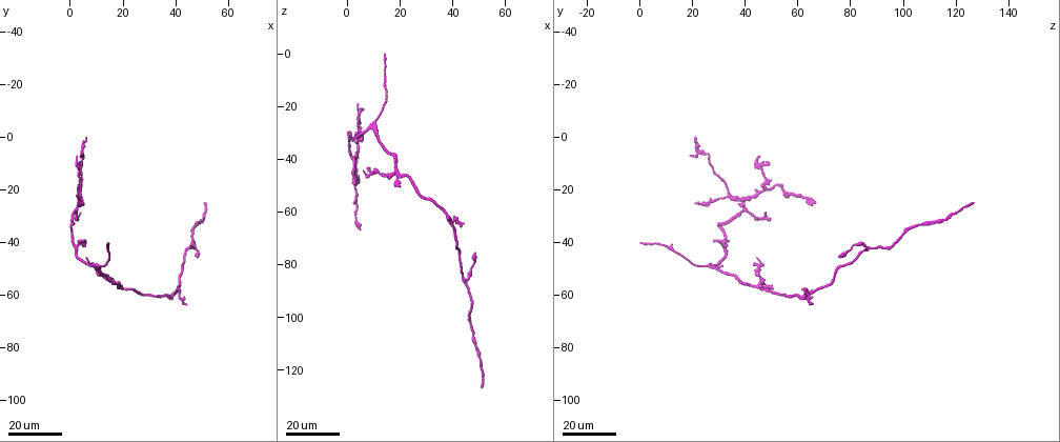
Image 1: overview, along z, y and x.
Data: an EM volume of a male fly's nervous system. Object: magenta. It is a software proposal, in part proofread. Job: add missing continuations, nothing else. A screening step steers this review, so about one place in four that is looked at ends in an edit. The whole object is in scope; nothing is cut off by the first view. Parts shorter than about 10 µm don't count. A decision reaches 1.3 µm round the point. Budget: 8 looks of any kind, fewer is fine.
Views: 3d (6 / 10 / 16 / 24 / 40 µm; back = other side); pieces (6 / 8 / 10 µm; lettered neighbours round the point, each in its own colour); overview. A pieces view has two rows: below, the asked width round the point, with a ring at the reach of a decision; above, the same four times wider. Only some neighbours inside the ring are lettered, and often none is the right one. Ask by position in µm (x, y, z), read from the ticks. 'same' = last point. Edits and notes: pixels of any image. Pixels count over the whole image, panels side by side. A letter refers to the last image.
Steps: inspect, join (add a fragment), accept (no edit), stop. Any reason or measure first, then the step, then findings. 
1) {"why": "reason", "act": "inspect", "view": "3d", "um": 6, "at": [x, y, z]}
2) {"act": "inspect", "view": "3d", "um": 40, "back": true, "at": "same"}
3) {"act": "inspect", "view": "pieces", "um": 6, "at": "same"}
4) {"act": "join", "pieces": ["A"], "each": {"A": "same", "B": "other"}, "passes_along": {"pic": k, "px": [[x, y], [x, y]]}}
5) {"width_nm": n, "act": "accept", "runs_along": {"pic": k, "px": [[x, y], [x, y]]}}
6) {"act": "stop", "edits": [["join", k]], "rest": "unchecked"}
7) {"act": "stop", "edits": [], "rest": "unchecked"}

{"why": "end of a long branch", "act": "inspect", "view": "3d", "um": 24, "at": [15, 40, 0]}

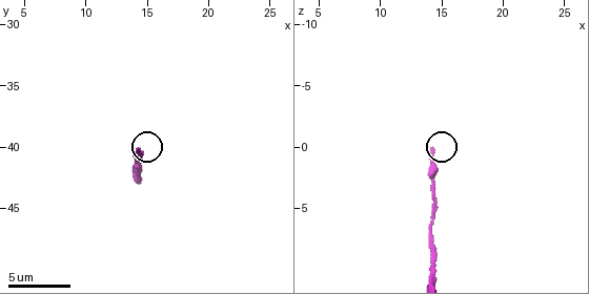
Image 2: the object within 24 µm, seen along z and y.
{"why": "see the neighbours", "act": "inspect", "view": "pieces", "um": 10, "at": [14.2, 40.2, 0.2]}

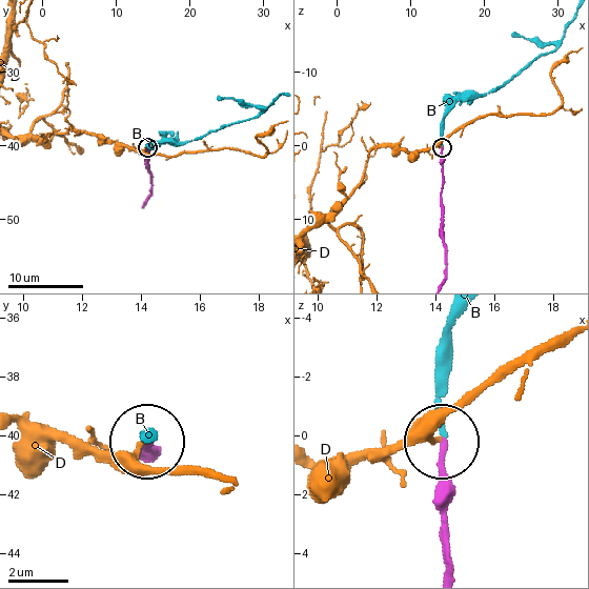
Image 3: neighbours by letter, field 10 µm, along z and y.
{"width_nm": 170, "act": "join", "pieces": ["B"], "each": {"B": "same", "D": "other"}, "passes_along": {"pic": 3, "px": [[442, 166], [446, 113], [458, 102], [495, 90], [523, 69]]}, "found": "it goes on there"}

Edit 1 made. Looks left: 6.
{"act": "inspect", "view": "3d", "um": 24, "at": [5, 40, 28]}

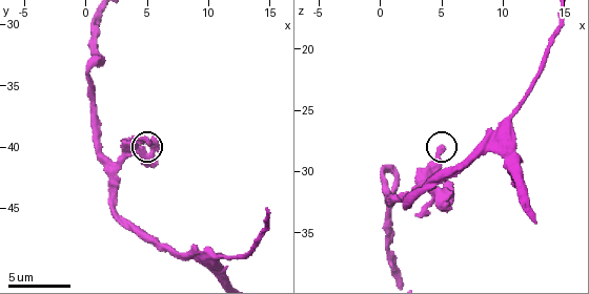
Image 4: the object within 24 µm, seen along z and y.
{"why": "see the neighbours", "act": "inspect", "view": "pieces", "um": 8, "at": [5.0, 39.6, 28.2]}

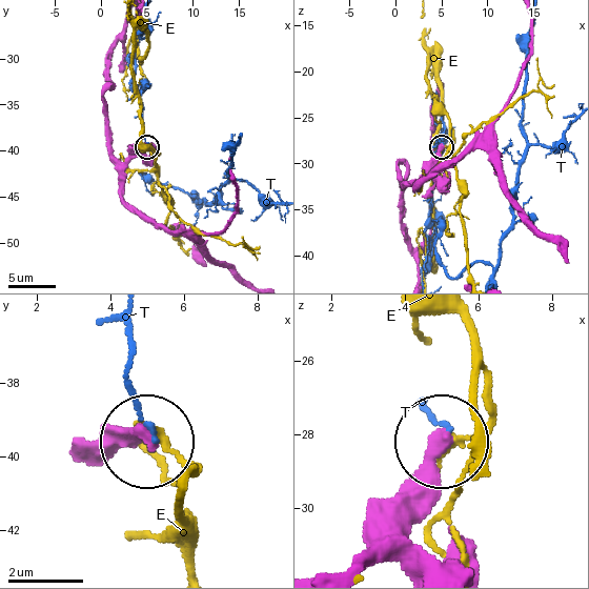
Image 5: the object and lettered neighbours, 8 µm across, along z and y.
{"act": "accept", "each": {"E": "other", "T": "other"}, "found": "no lettered fragment goes on from it"}

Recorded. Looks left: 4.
{"why": "free end", "act": "inspect", "view": "3d", "um": 24, "at": [3, 8, 19]}

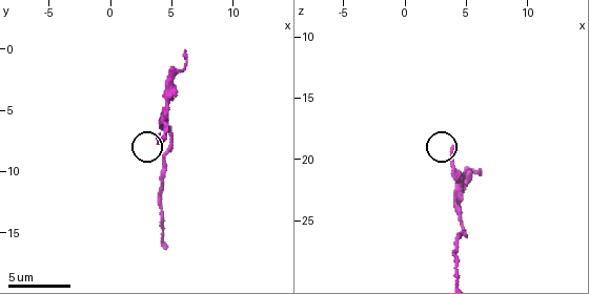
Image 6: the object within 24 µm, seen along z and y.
{"why": "what lies round it", "act": "inspect", "view": "pieces", "um": 10, "at": [4.0, 7.2, 19.0]}

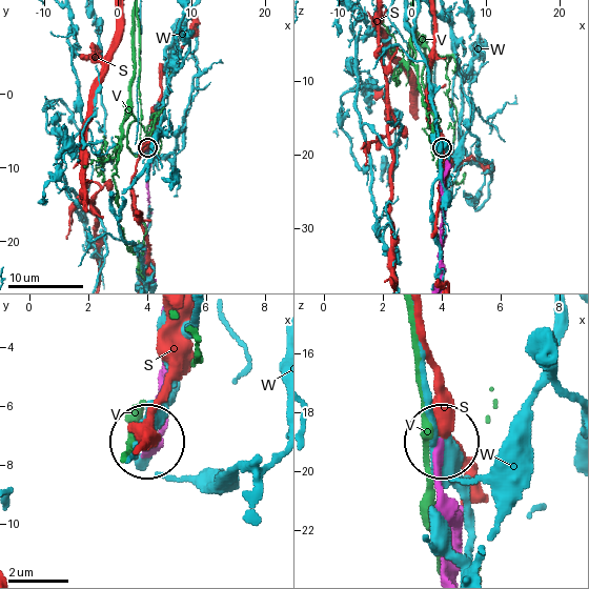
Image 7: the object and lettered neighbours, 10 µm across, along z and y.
{"width_nm": 220, "act": "accept", "each": {"S": "other", "V": "other", "W": "other"}, "found": "none of them fits"}

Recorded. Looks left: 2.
{"why": "an open end", "act": "inspect", "view": "3d", "um": 24, "at": [48, 45, 75]}

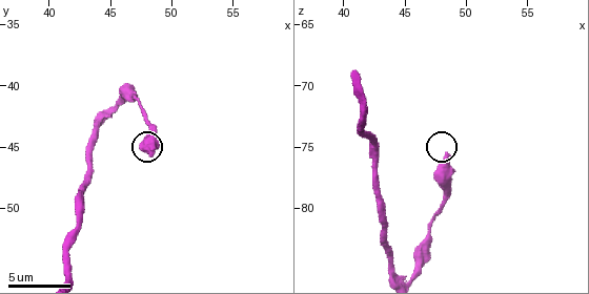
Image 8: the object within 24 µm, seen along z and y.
{"act": "inspect", "view": "pieces", "um": 10, "at": [48.4, 45.2, 75.6]}

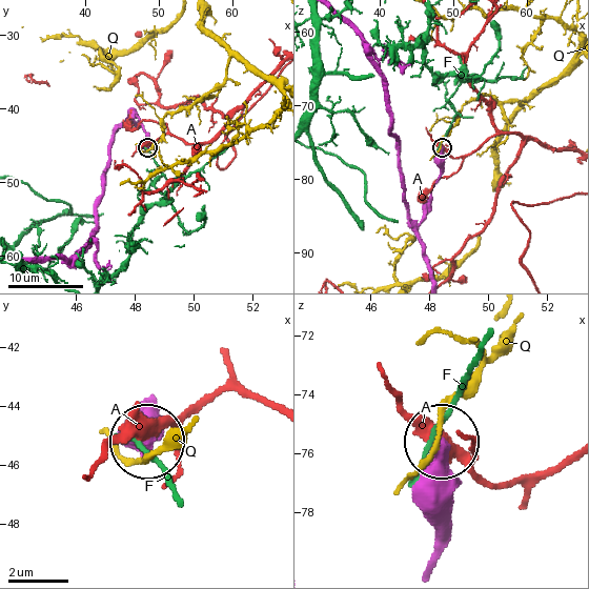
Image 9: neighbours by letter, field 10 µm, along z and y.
{"act": "accept", "each": {"A": "other", "F": "other", "Q": "other"}, "found": "no lettered fragment goes on from it"}

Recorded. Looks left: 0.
{"act": "stop", "edits": [["join", 3]], "rest": "unchecked"}

